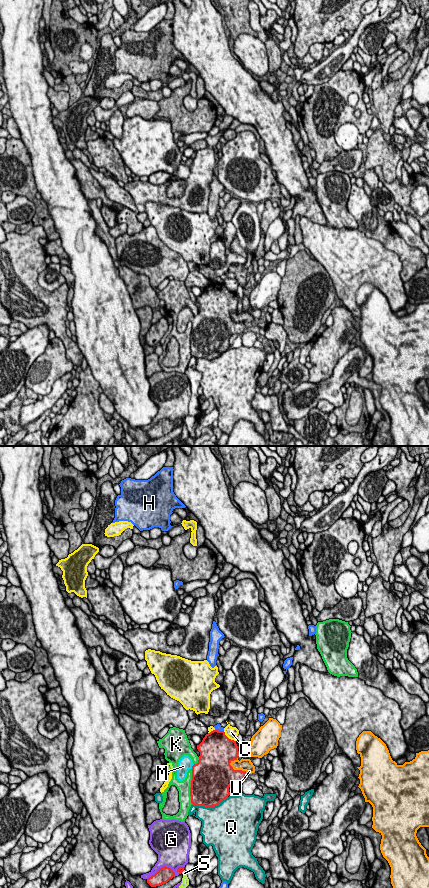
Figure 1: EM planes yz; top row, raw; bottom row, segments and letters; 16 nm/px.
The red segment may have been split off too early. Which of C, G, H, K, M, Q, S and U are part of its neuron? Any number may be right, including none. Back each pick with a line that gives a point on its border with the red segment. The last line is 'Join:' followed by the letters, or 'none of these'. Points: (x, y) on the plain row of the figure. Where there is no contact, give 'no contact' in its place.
M: meets red in yz at (192, 319)
Join: M

